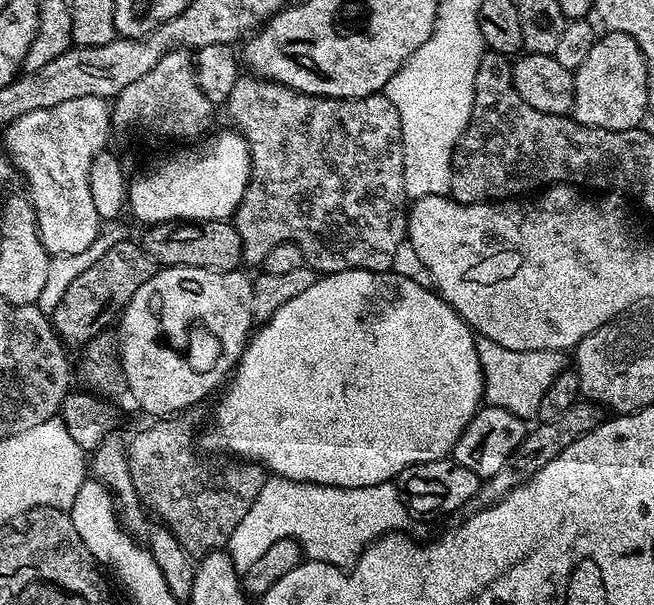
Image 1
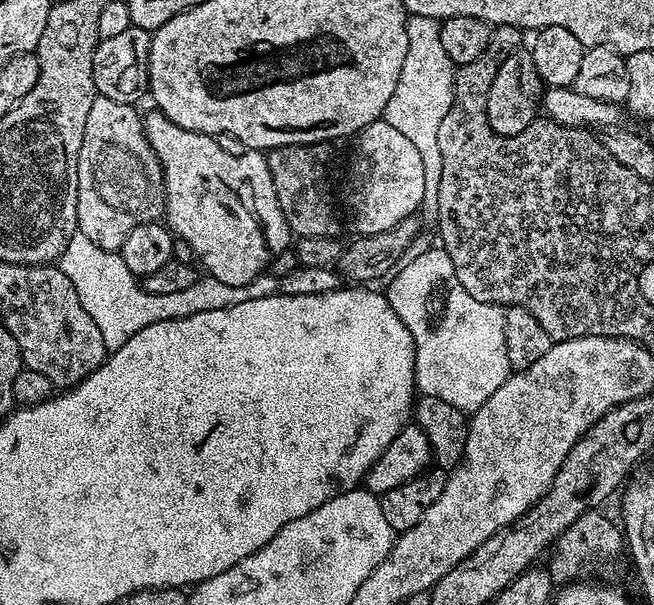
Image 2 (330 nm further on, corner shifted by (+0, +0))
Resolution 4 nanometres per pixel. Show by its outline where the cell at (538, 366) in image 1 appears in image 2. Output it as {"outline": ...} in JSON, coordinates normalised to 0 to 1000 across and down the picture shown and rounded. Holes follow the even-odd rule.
{"outline":[[[673,407],[657,408],[651,420],[639,420],[633,433],[606,443],[592,469],[590,488],[596,506],[602,519],[615,526],[621,545],[627,545],[633,565],[633,625],[638,650],[642,655],[676,658],[676,664],[700,671],[700,678],[711,684],[731,679],[737,664],[743,664],[743,658],[749,658],[749,651],[755,651],[755,645],[761,645],[761,638],[768,638],[768,631],[774,631],[784,613],[774,592],[772,511],[763,502],[731,499],[731,493],[713,486],[706,466],[700,466],[694,453],[694,433],[688,433],[688,420],[682,420]]]}

